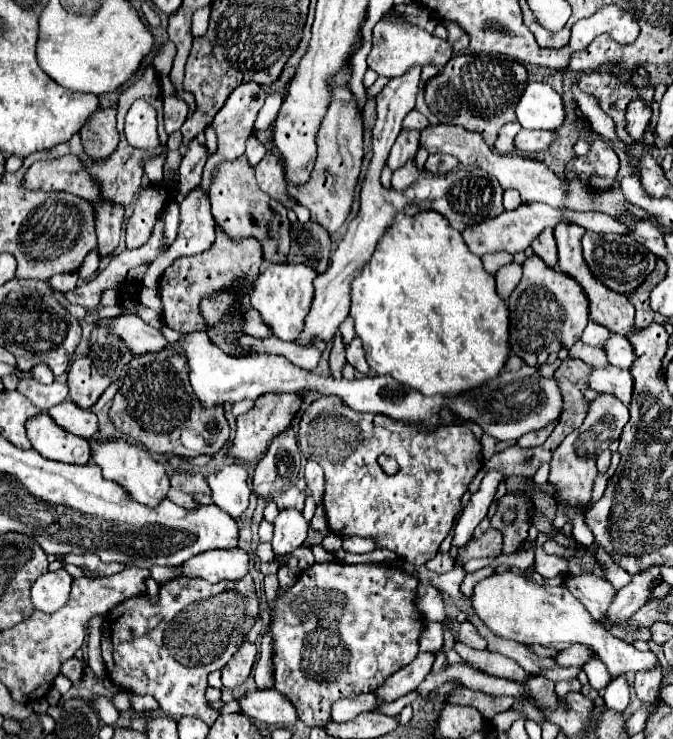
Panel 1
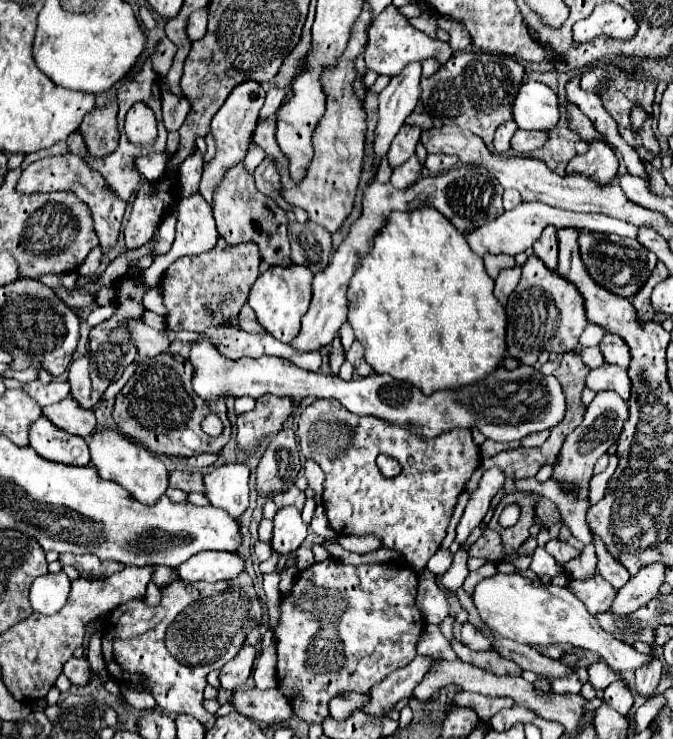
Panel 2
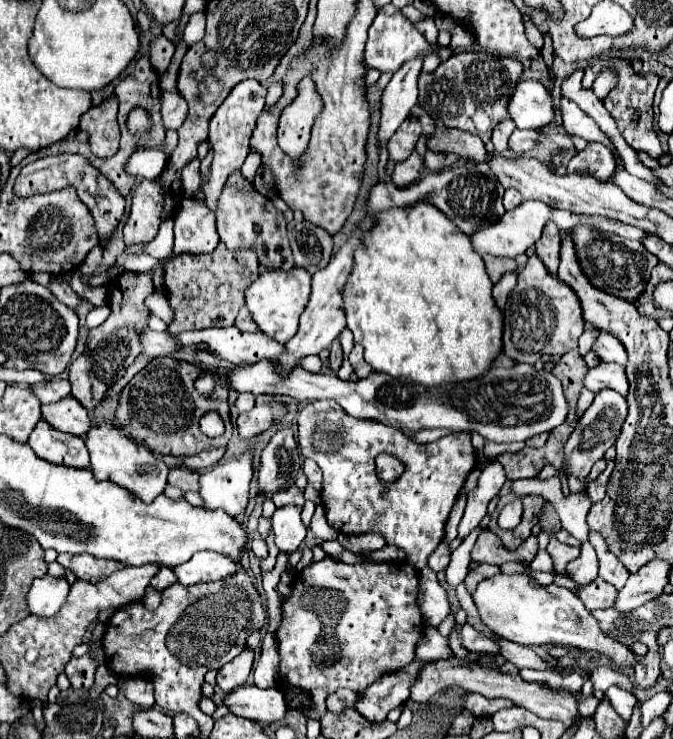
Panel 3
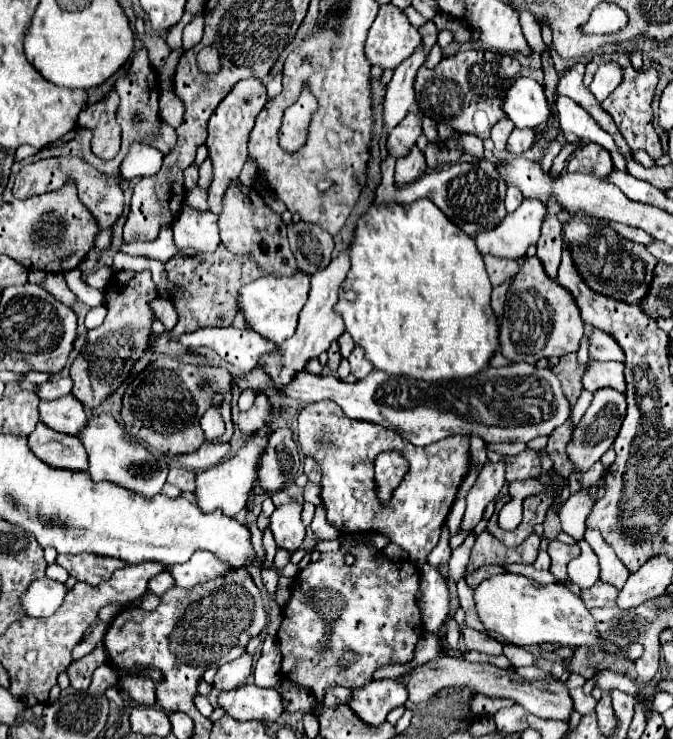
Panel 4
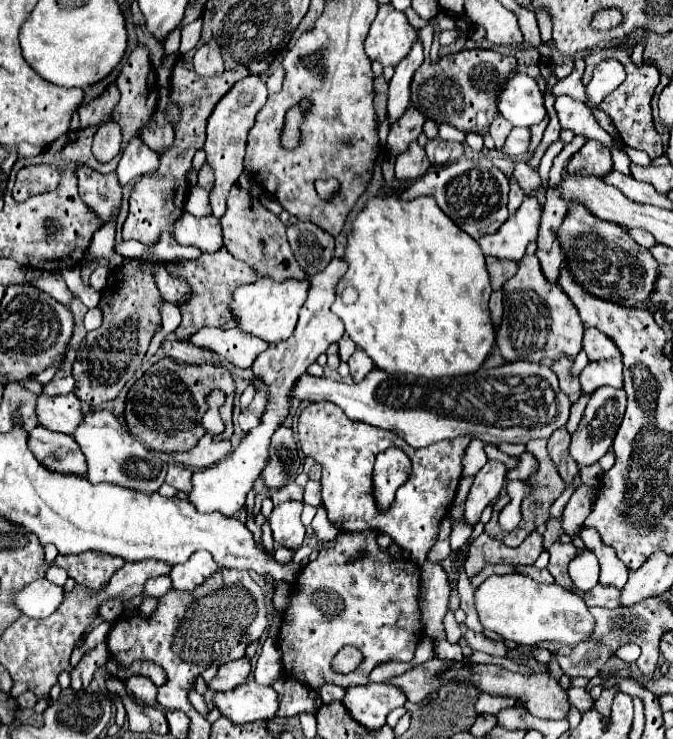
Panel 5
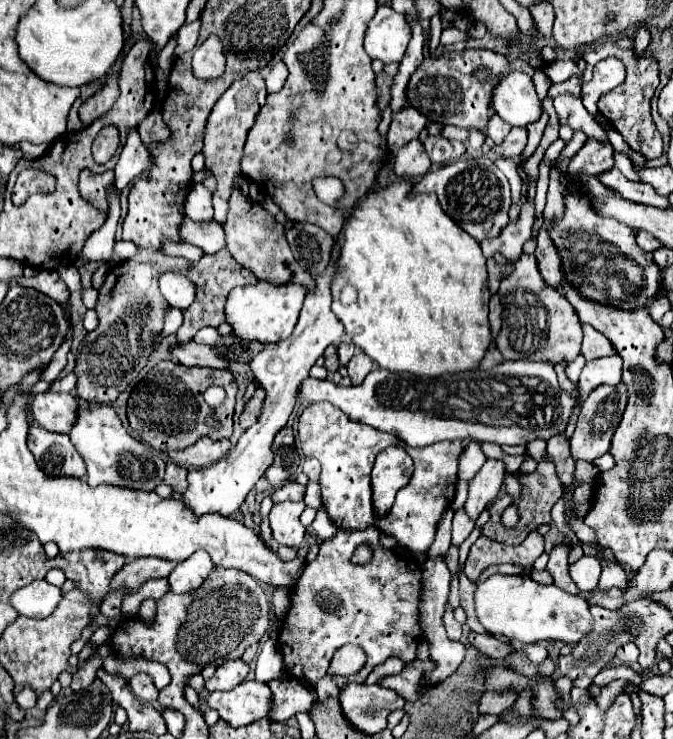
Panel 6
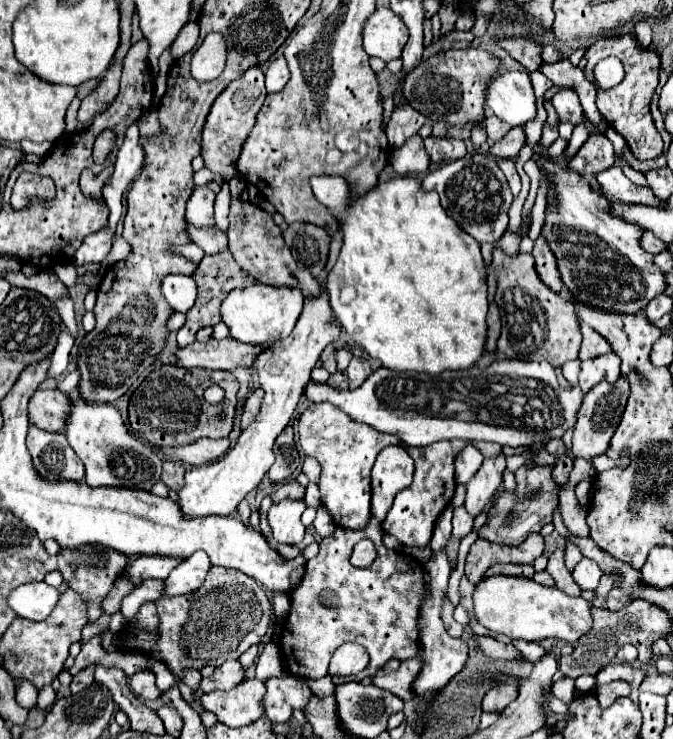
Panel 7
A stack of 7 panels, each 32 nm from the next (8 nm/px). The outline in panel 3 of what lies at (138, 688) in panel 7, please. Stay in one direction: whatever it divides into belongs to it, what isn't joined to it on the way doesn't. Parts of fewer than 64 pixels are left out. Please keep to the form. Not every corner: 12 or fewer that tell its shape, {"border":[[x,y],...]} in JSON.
{"border":[[120,678],[118,688],[138,708],[155,704],[144,678]]}

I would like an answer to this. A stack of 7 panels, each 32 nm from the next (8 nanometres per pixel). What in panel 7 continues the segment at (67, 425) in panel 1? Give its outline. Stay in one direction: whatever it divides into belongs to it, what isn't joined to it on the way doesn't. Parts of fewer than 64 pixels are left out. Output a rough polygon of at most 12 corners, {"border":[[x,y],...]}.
{"border":[[38,390],[28,418],[48,432],[64,432],[68,394]]}

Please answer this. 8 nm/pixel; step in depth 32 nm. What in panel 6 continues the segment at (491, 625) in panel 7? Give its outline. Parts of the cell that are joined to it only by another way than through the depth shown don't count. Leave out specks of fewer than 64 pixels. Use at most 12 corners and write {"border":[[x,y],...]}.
{"border":[[494,574],[474,602],[490,634],[576,646],[592,632],[582,596]]}

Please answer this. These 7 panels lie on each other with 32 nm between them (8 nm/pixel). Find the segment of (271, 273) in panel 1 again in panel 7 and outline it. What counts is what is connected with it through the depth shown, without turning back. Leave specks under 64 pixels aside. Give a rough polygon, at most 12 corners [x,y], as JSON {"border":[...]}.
{"border":[[236,288],[222,302],[230,338],[274,344],[304,304],[300,288]]}

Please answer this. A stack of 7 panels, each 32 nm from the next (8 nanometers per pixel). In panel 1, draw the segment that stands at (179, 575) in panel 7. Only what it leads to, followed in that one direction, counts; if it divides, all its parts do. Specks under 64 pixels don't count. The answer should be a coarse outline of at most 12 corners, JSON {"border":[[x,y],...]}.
{"border":[[242,548],[208,550],[182,566],[208,582],[240,580],[250,558]]}

